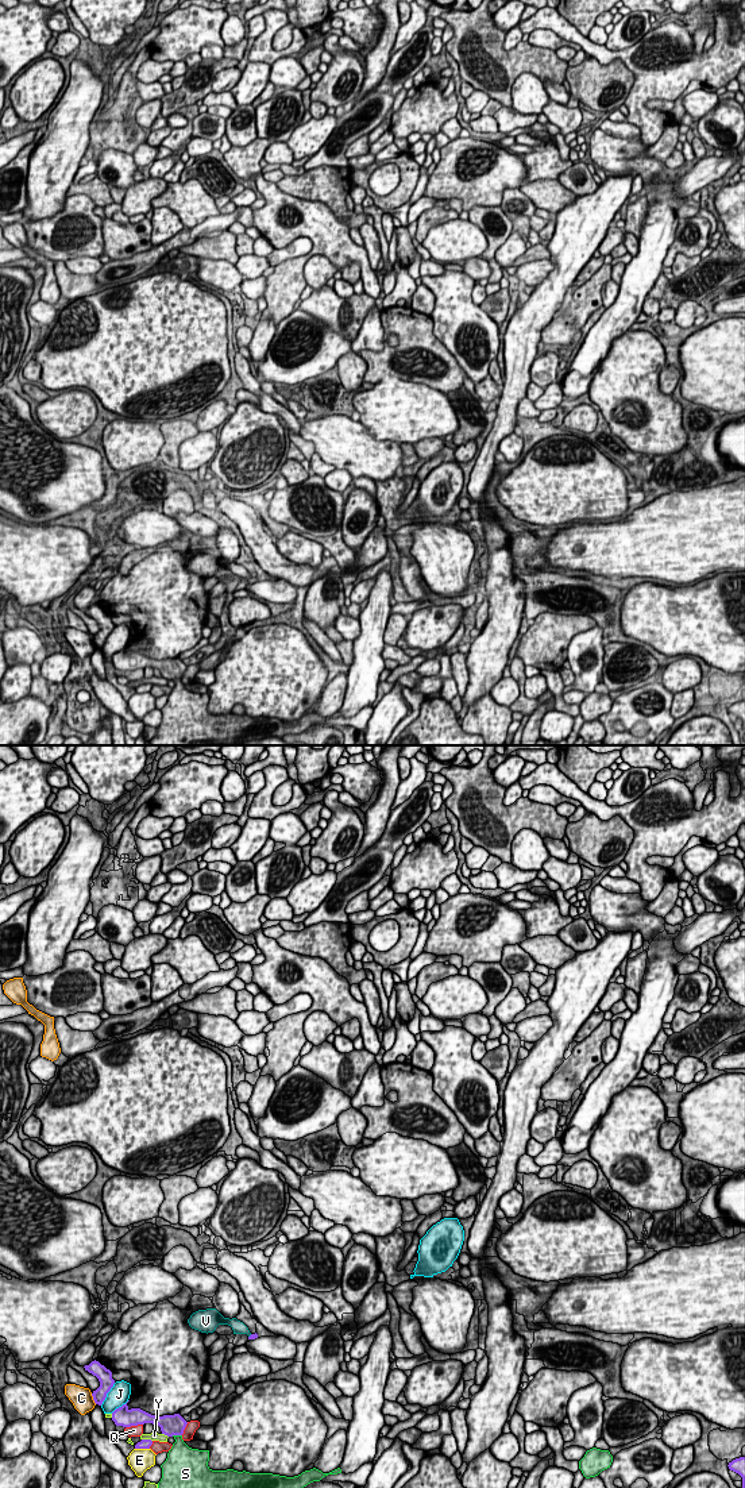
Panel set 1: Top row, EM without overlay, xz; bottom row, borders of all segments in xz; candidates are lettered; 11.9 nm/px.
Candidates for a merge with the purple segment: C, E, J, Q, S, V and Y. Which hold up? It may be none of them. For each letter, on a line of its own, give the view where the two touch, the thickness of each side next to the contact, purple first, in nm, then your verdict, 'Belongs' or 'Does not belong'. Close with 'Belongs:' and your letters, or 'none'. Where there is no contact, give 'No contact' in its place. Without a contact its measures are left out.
C: Touches purple in xz. Thickness 160 nm (purple) against 260 nm. Does not belong
E: Touches purple in xz. Thickness 130 nm (purple) against 280 nm. Does not belong
J: Touches purple in xz. Thickness 170 nm (purple) against 240 nm. Does not belong
Q: Touches purple in xz. Thickness 220 nm (purple) against 130 nm. Does not belong
S: Touches purple in xz. Thickness 260 nm (purple) against 280 nm. Does not belong
V: Touches purple in xz. Thickness 60 nm (purple) against 160 nm. Belongs
Y: Touches purple in xz. Thickness 130 nm (purple) against 100 nm. Does not belong
Belongs: V

